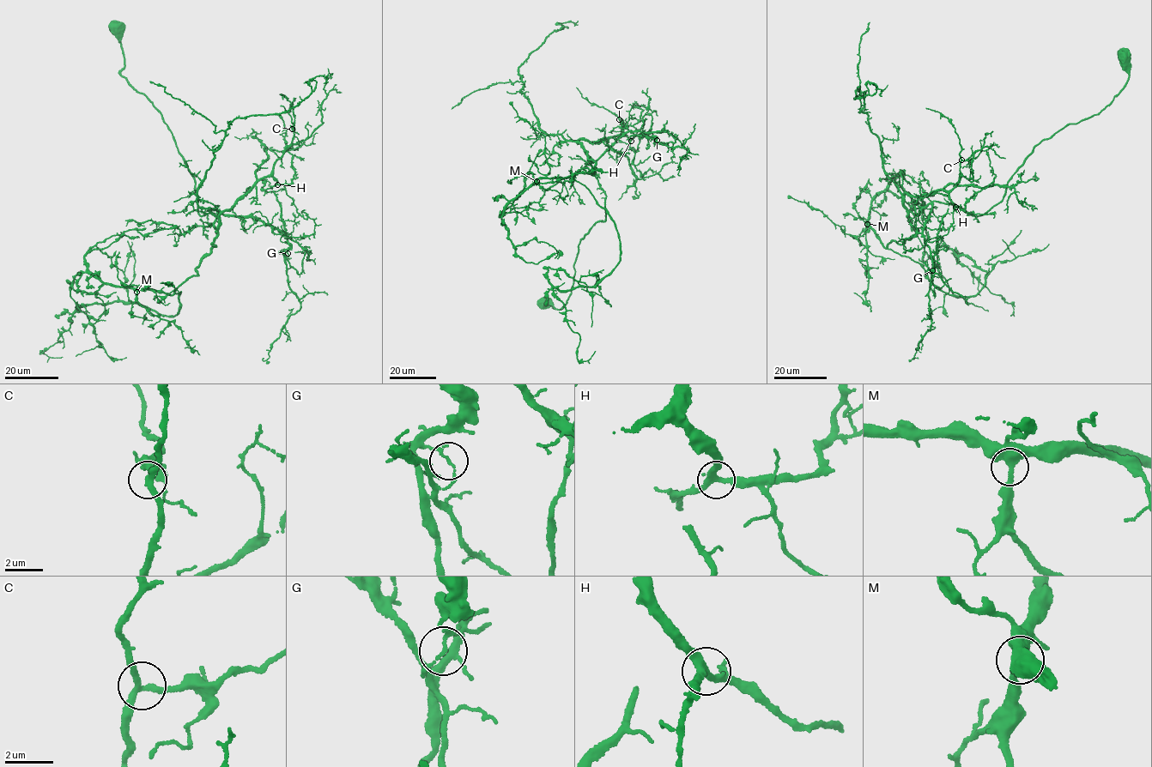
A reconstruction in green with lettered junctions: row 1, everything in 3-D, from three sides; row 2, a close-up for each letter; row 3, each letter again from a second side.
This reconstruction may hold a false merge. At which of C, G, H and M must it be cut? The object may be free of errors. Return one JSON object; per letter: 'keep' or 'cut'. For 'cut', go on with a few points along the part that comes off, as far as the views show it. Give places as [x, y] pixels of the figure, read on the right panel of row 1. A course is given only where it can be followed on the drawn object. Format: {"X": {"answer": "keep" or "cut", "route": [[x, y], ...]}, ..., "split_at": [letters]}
{"C": {"answer": "keep"}, "G": {"answer": "cut", "route": [[932, 270], [935, 268], [928, 298], [930, 328], [923, 336], [912, 359], [918, 359]]}, "H": {"answer": "keep"}, "M": {"answer": "keep"}, "split_at": ["G"]}

